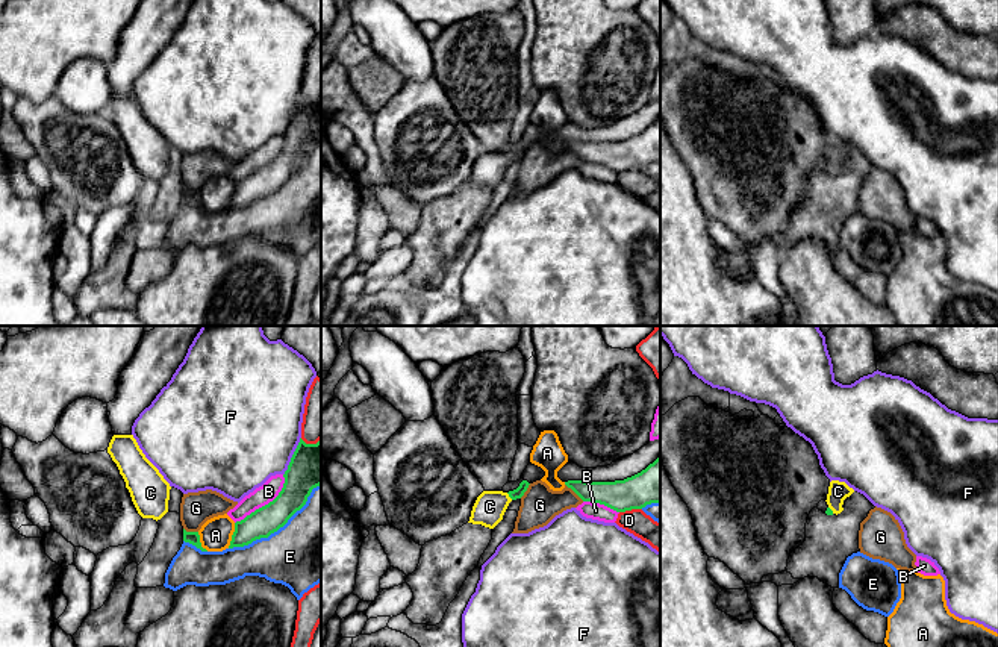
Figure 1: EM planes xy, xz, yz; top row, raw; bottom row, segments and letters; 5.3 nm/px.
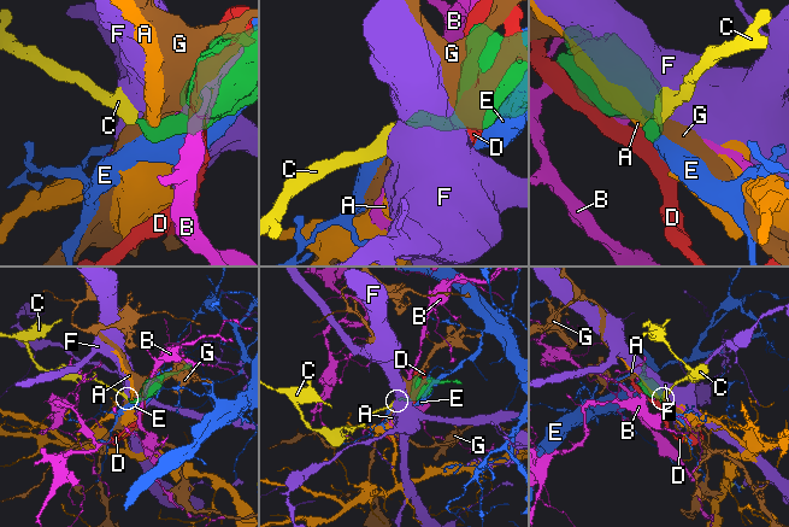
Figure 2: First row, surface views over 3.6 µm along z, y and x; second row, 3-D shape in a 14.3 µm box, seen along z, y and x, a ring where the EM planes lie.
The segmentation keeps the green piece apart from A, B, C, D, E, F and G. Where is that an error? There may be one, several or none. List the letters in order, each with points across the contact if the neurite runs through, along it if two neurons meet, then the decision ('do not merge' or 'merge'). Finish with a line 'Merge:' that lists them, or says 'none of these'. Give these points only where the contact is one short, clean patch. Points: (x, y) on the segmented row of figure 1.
A: do not merge
B: do not merge
C: way xz (518, 493), (509, 496), (489, 506); merge
D: do not merge
E: do not merge
F: border xy (300, 437), (283, 475); do not merge
G: do not merge
Merge: C

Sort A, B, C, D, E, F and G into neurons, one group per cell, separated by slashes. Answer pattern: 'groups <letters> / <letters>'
groups A / B / C / D / E / F / G

